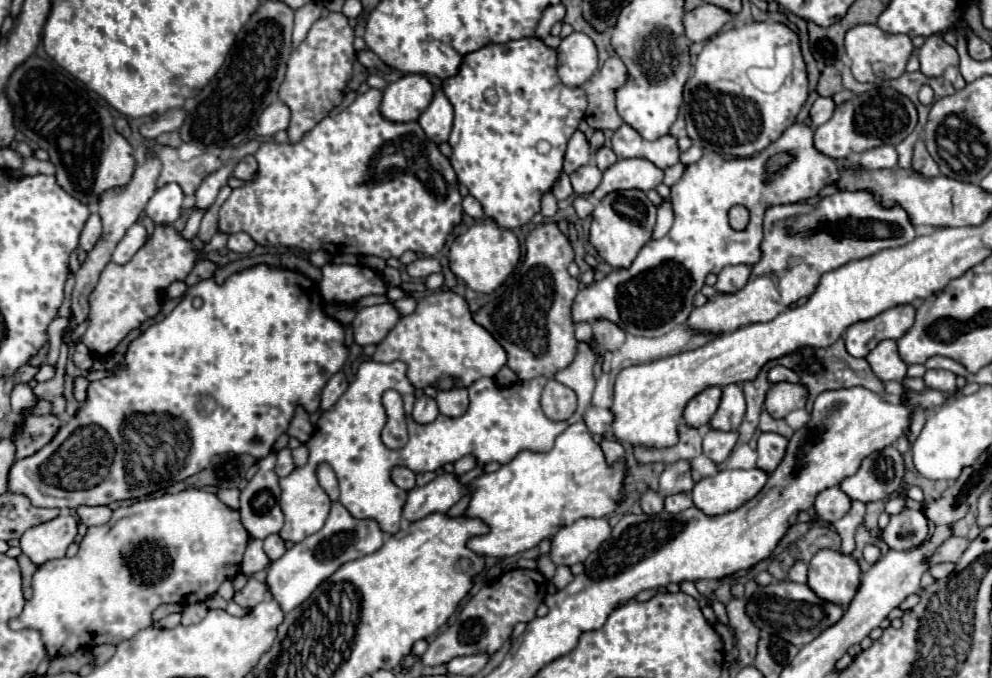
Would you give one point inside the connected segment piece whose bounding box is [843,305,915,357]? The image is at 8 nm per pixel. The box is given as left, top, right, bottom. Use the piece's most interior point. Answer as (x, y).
(859, 338)

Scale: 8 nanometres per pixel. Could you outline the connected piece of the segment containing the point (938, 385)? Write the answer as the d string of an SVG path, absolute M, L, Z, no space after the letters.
M943 369L927 371L923 379L925 379L927 387L937 389L937 391L953 391L953 389L957 387L957 385L955 385L955 373L951 373L951 371L943 371Z

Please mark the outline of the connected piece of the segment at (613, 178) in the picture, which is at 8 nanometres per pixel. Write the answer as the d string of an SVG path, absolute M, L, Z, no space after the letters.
M619 159L613 167L603 173L603 181L593 191L595 199L605 197L613 191L623 189L639 189L649 191L655 189L663 181L663 171L653 167L649 159Z

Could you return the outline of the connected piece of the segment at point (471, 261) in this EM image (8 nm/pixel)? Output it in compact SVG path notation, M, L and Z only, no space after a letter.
M491 219L477 223L467 229L467 233L459 235L449 253L451 271L465 281L465 285L477 293L493 293L505 279L511 275L519 261L521 249L517 237L509 229L499 229Z

